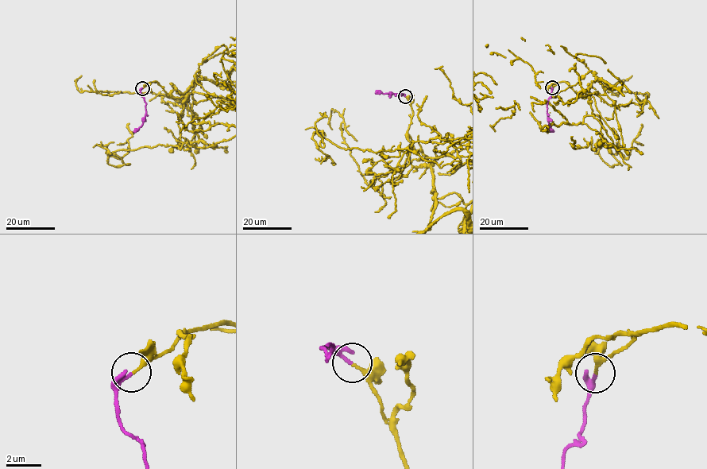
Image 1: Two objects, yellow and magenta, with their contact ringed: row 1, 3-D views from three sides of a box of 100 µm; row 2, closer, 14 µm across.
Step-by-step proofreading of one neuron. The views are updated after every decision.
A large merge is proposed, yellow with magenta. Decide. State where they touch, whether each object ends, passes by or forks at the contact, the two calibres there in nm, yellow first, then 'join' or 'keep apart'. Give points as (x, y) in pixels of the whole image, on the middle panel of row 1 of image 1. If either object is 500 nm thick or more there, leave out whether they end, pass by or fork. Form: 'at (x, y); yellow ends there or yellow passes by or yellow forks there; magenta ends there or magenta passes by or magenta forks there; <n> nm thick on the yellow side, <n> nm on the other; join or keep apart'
at (405, 96); yellow ends there; magenta ends there; 200 nm thick on the yellow side, 170 nm on the other; join

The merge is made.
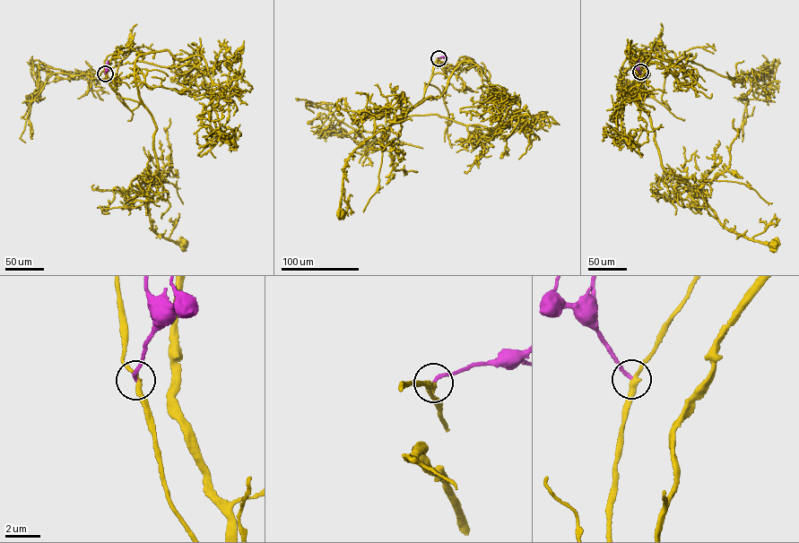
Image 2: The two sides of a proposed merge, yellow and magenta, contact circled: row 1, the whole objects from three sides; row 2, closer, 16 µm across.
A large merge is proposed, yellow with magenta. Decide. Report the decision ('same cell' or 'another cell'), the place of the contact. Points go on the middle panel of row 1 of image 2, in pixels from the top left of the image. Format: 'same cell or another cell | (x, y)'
another cell | (438, 58)

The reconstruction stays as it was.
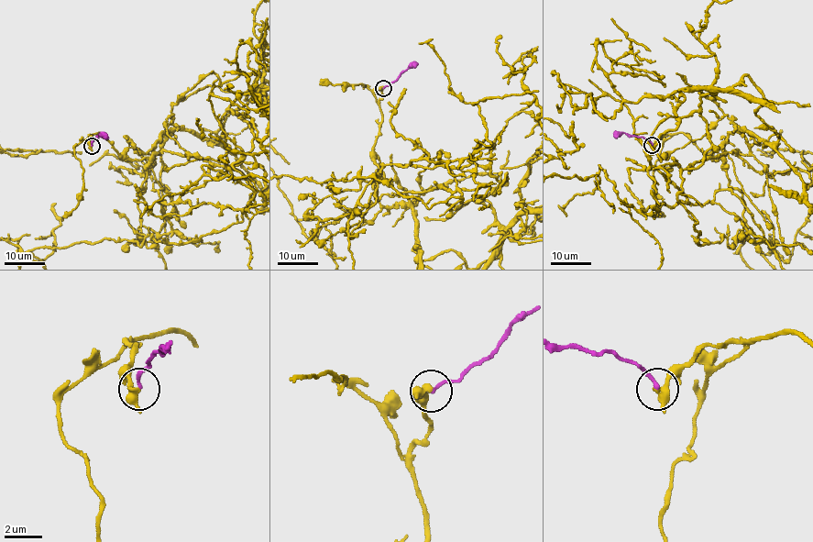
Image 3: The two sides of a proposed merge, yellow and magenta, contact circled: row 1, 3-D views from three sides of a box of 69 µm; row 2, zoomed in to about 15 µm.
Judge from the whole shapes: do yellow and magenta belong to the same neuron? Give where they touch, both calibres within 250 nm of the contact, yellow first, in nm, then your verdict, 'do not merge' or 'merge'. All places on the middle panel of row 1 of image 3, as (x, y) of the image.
at (383, 88); 340 nm thick on the yellow side, 160 nm on the other; merge

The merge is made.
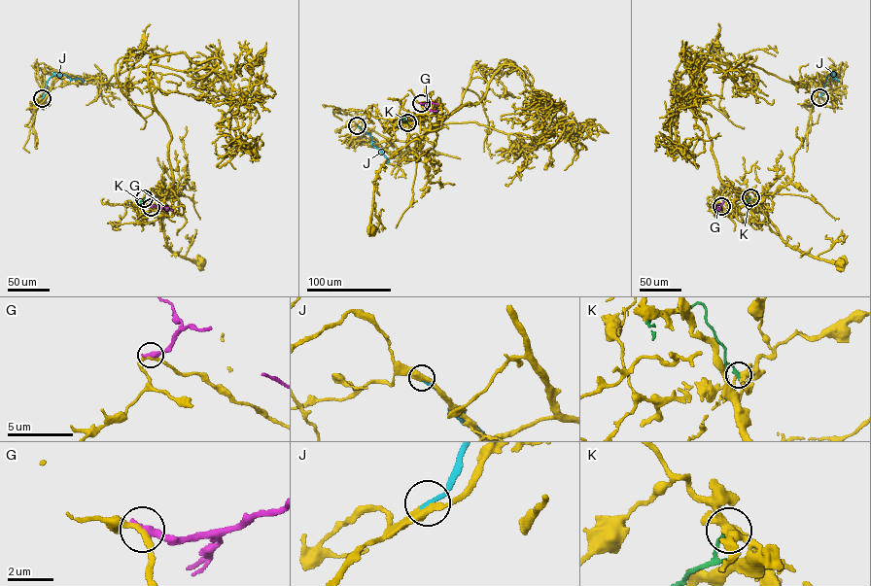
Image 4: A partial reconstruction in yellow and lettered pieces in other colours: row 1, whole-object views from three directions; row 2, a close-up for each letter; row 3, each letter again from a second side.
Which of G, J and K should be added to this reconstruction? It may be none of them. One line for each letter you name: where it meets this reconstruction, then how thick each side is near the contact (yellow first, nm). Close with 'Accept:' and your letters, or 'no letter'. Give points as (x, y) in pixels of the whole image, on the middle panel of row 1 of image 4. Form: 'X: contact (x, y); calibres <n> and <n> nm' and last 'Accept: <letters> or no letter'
Accept: no letter

